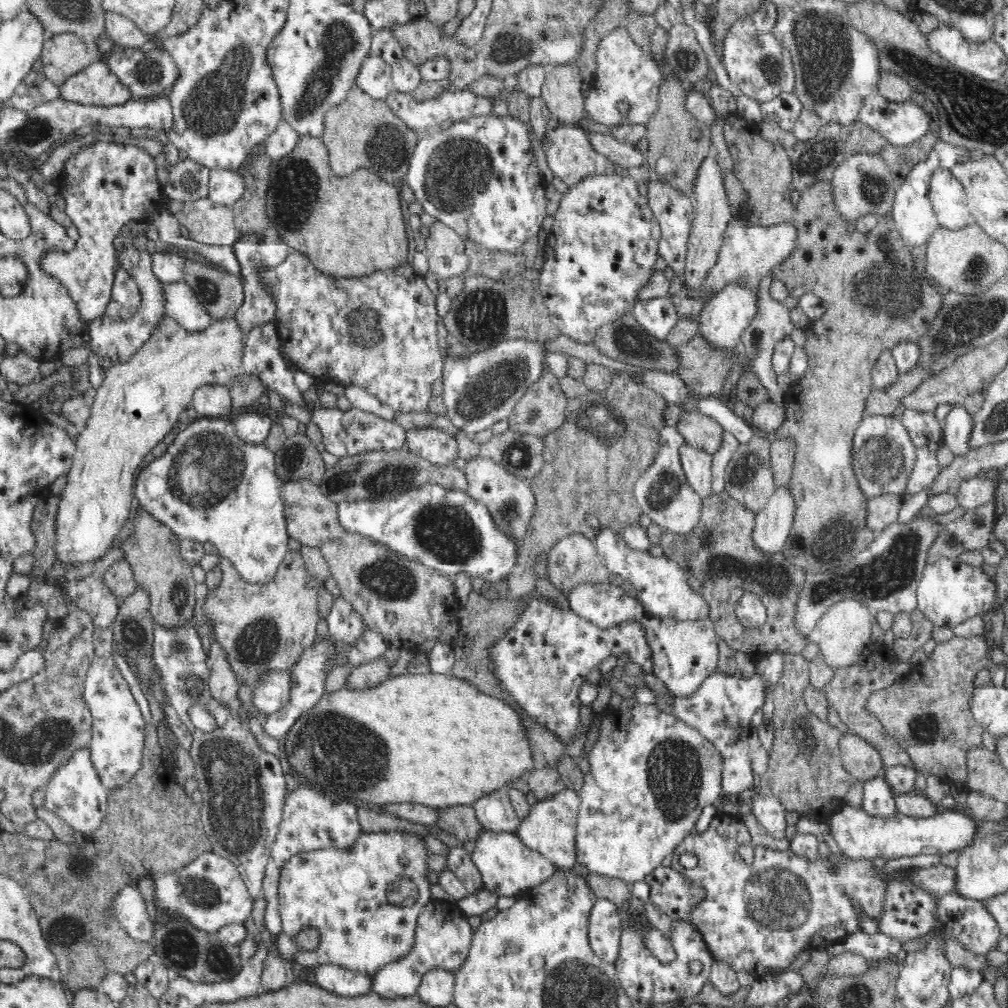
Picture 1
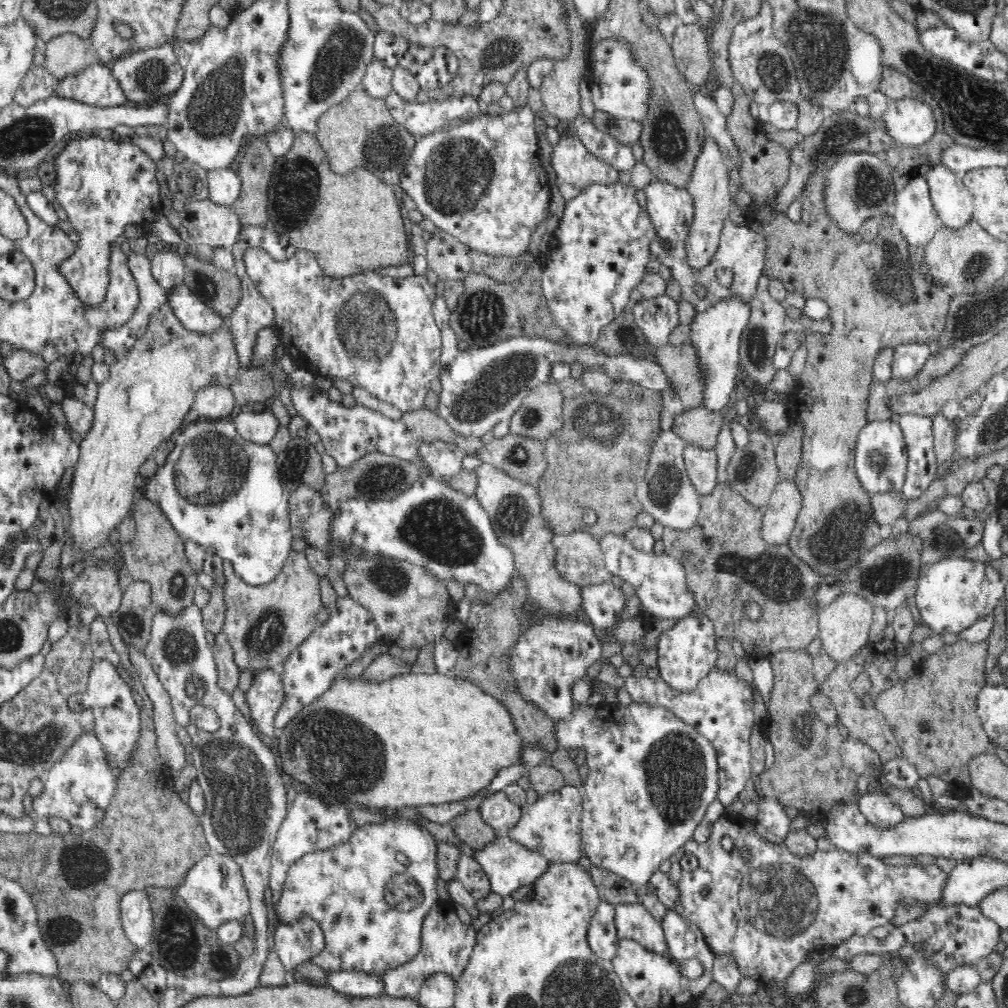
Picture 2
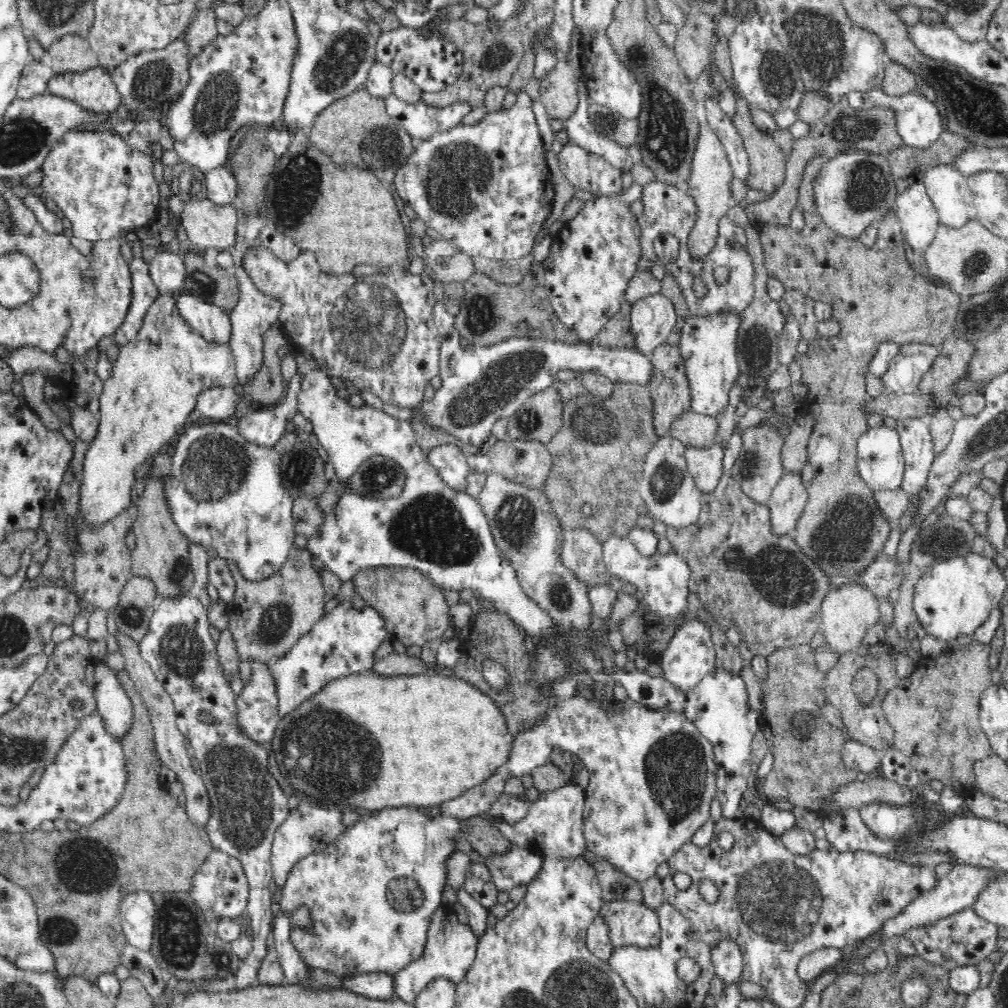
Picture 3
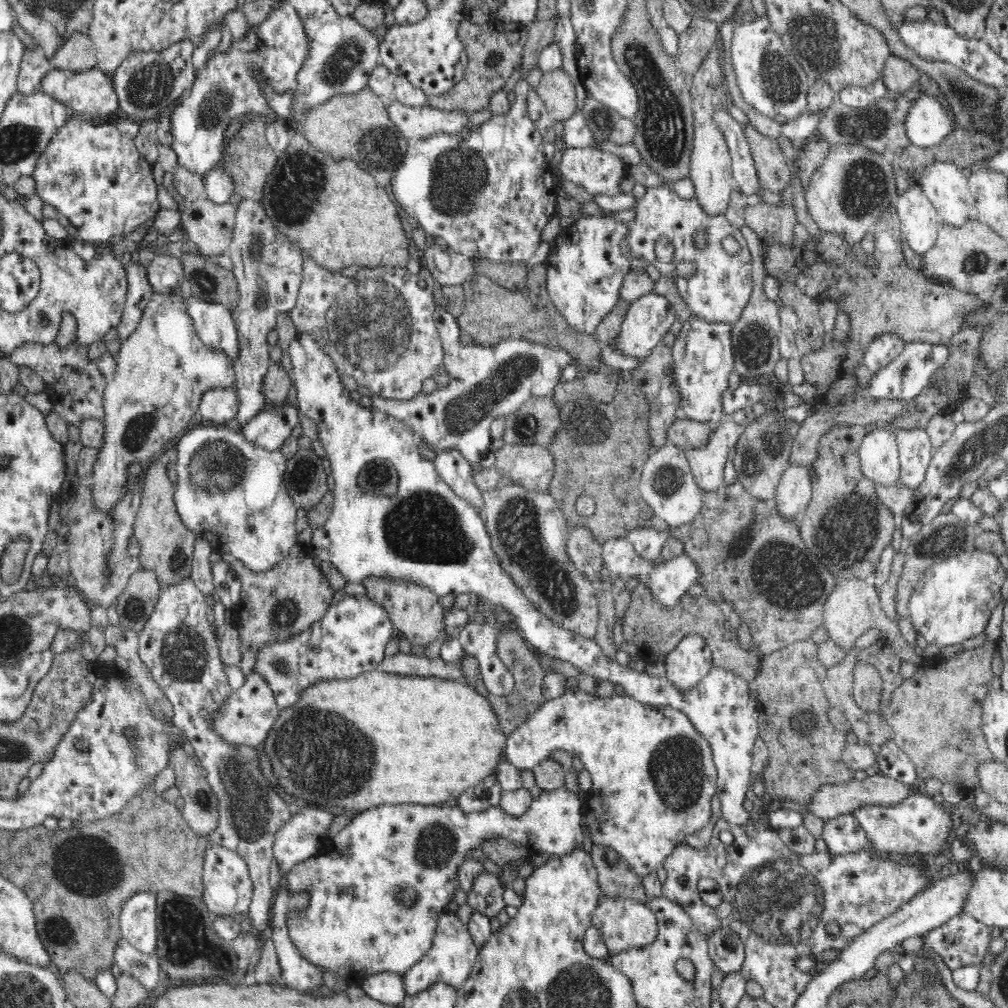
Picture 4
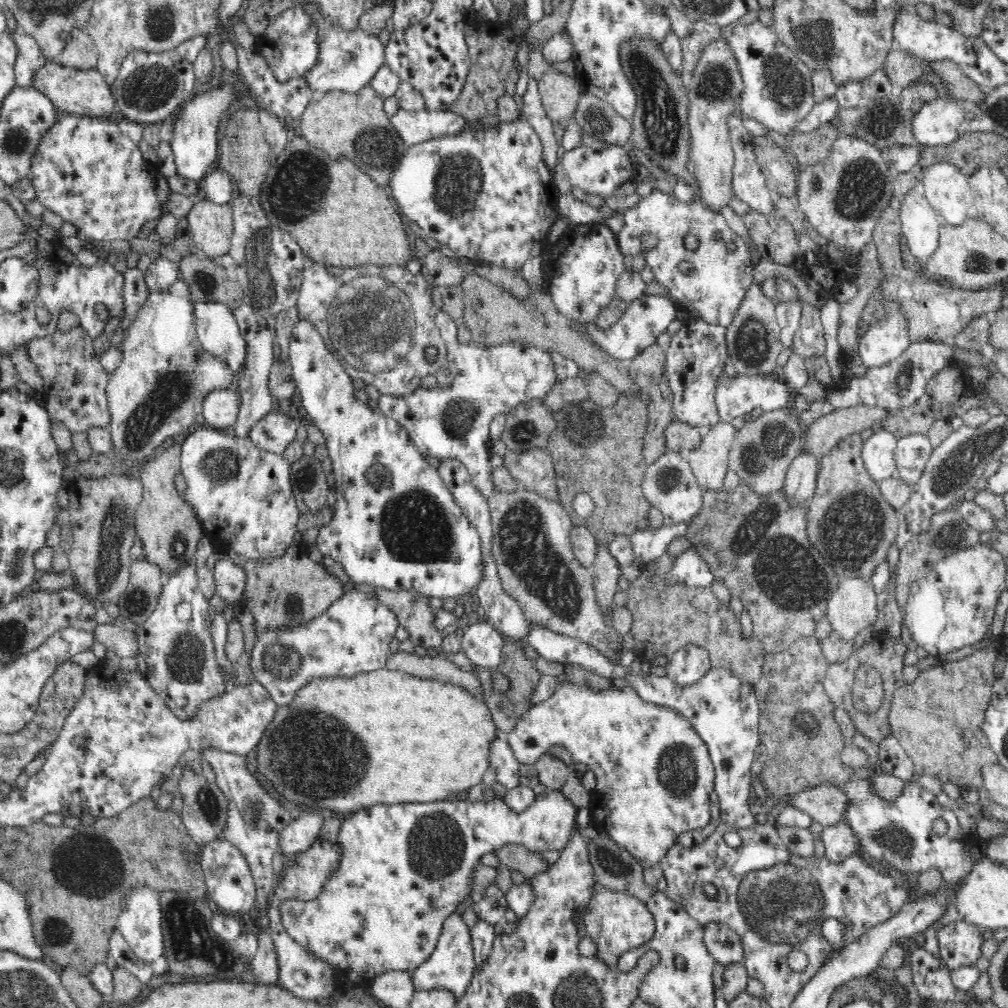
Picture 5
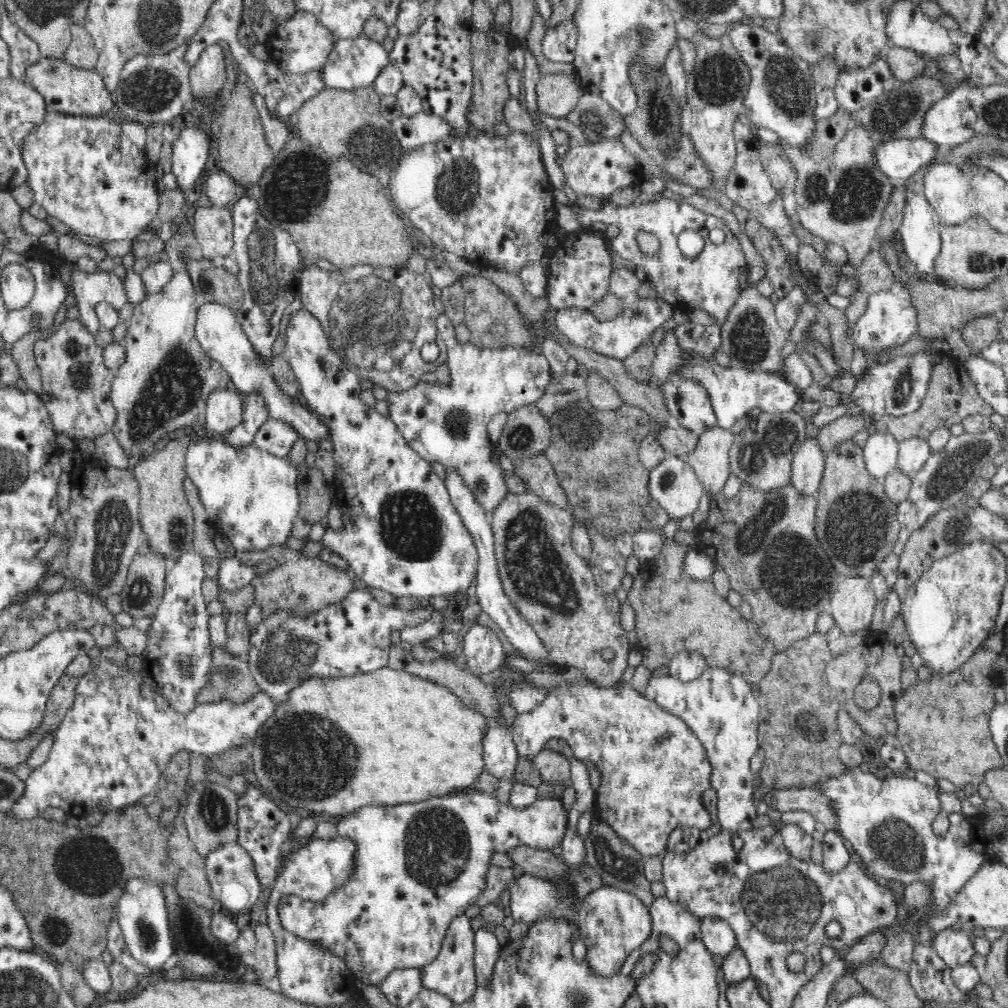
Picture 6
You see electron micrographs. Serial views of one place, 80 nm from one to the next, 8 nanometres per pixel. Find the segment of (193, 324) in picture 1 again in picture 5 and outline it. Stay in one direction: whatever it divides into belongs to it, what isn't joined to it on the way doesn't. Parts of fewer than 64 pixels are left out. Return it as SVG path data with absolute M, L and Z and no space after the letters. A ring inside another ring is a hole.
M192 301L194 329L203 348L225 360L238 378L238 372L244 366L247 345L235 321L234 312L223 303Z

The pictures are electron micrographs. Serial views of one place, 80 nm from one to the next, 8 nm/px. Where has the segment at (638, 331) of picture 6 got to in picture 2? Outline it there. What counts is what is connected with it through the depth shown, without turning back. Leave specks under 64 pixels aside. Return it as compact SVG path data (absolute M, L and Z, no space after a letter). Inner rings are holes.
M664 294L636 302L631 312L651 352L669 346L668 336L678 326L678 305L672 298Z

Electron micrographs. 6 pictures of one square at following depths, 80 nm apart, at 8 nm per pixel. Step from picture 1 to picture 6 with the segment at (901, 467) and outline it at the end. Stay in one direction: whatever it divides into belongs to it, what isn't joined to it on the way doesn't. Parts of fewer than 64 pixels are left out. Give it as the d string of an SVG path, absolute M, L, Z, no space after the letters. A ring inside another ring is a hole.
M876 432L863 447L865 467L877 480L887 480L897 469L899 442L892 434Z

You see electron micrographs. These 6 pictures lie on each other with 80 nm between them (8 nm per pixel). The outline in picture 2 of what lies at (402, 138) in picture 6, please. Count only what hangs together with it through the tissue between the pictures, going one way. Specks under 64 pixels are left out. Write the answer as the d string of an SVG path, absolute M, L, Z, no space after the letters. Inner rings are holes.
M393 90L384 101L396 124L410 130L412 134L420 134L420 136L428 134L428 132L434 132L434 130L437 131L442 126L448 126L448 124L439 124L438 122L449 123L452 120L458 120L458 118L464 120L464 118L470 118L470 116L476 117L480 112L485 111L486 107L484 102L476 95L454 95L452 93L444 93L437 100L418 103L416 100L408 102Z

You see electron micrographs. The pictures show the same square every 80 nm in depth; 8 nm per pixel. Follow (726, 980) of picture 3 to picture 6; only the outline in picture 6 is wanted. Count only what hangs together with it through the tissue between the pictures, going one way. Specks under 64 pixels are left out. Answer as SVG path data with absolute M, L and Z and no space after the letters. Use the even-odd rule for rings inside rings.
M704 918L704 920L701 921L701 933L706 948L714 956L728 958L728 954L734 952L739 946L735 932L727 922L719 918Z

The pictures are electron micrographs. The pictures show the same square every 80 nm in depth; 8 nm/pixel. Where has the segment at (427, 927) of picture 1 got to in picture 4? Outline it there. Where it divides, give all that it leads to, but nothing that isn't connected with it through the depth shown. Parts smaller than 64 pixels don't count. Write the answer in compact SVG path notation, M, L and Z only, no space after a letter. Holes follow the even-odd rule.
M452 912L440 913L430 948L424 953L420 962L402 974L401 981L405 996L413 997L415 994L426 990L431 984L440 981L451 984L456 989L462 986L463 982L470 976L478 951L478 946L468 932L467 924L463 924L458 916Z

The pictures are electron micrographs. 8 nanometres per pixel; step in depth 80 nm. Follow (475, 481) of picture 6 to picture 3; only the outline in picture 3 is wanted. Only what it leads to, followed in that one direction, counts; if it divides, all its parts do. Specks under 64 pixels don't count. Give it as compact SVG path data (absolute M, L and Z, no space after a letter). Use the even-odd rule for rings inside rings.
M435 300L433 306L435 325L441 336L440 377L442 388L432 401L422 402L419 408L404 410L393 403L378 399L368 390L360 389L365 408L377 409L390 417L409 421L416 414L429 418L433 426L439 426L464 444L484 444L491 435L491 426L498 418L511 418L534 393L552 386L558 372L570 369L577 373L598 371L612 382L624 381L636 386L650 387L656 370L651 357L634 349L600 347L596 343L563 343L551 339L514 337L494 346L462 348L459 332L455 329L454 315L444 306L443 300Z

